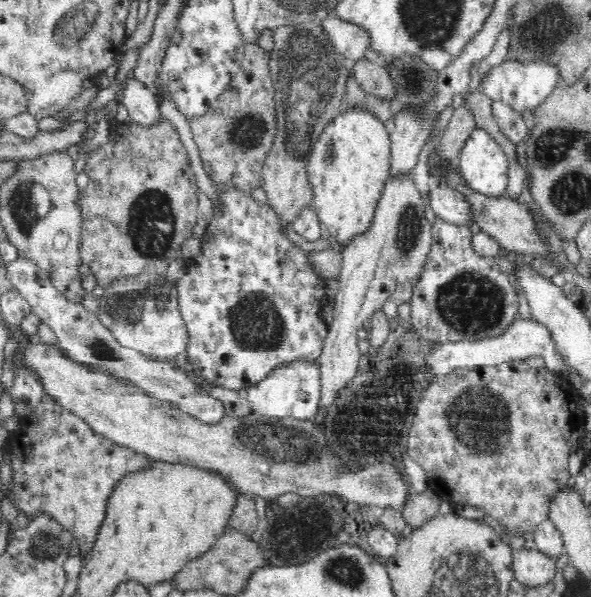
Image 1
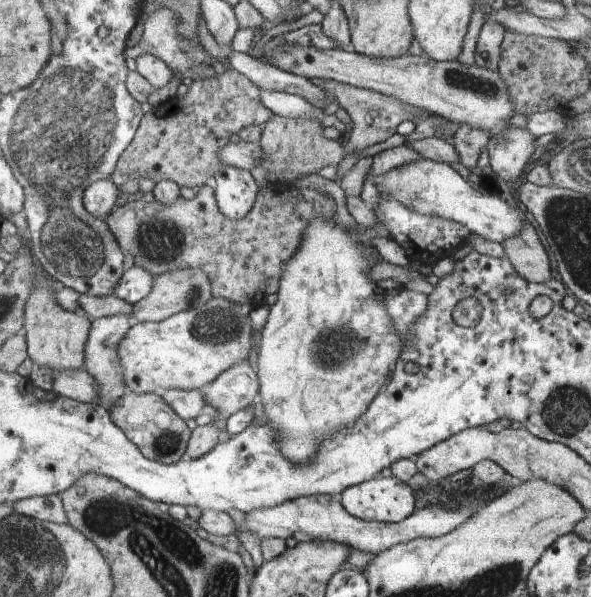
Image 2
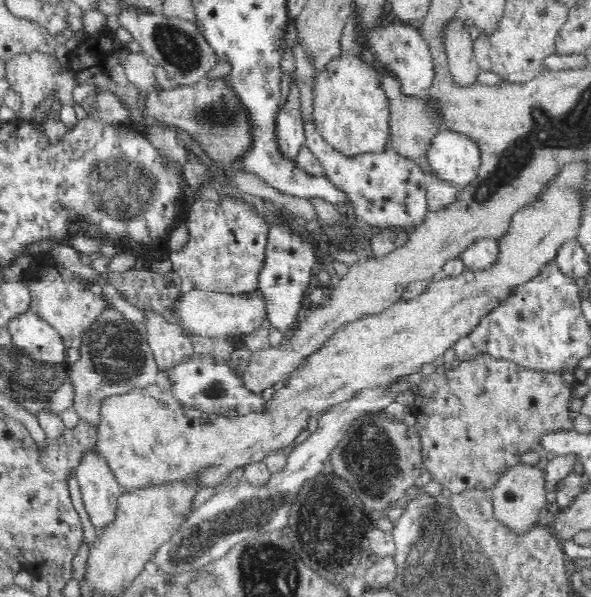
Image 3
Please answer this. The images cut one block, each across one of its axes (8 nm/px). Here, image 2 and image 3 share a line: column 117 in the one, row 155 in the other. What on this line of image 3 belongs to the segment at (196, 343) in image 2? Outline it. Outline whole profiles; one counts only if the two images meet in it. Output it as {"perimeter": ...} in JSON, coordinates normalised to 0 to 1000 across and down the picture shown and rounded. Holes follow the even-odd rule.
{"perimeter":[[[582,89],[553,104],[552,111],[531,127],[528,204],[548,235],[585,261],[655,251],[653,241],[660,228],[658,164],[653,161],[645,131],[646,122],[616,97],[607,97],[602,92],[587,94]]]}

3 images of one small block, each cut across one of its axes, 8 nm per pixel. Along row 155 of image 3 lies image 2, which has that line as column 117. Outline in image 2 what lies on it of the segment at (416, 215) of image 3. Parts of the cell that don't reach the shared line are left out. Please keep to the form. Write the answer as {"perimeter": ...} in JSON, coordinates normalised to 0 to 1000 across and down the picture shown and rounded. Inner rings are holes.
{"perimeter":[[[183,529],[156,538],[156,551],[151,559],[149,578],[144,580],[144,615],[142,618],[161,631],[168,643],[168,677],[179,680],[188,688],[195,677],[220,655],[218,647],[212,643],[212,620],[208,606],[201,600],[198,580],[208,573],[215,556],[222,553],[225,541],[215,529]]]}

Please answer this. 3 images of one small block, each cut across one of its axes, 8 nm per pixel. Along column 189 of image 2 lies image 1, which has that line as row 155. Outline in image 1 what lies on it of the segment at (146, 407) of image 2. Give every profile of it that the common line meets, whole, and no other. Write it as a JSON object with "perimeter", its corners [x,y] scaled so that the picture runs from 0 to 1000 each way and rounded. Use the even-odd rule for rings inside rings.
{"perimeter":[[[739,241],[731,251],[724,276],[726,286],[731,288],[731,293],[743,291],[743,312],[755,312],[773,318],[773,322],[782,325],[785,333],[795,342],[797,358],[800,358],[800,362],[795,363],[795,372],[802,385],[826,392],[844,407],[844,412],[849,417],[854,417],[856,420],[883,427],[902,425],[910,429],[914,434],[924,432],[931,424],[929,409],[924,412],[920,402],[914,399],[905,369],[890,343],[882,343],[873,333],[863,333],[858,327],[834,332],[795,317],[795,313],[788,310],[785,296],[782,296],[778,280],[765,280],[753,265],[746,265],[743,241]]]}

